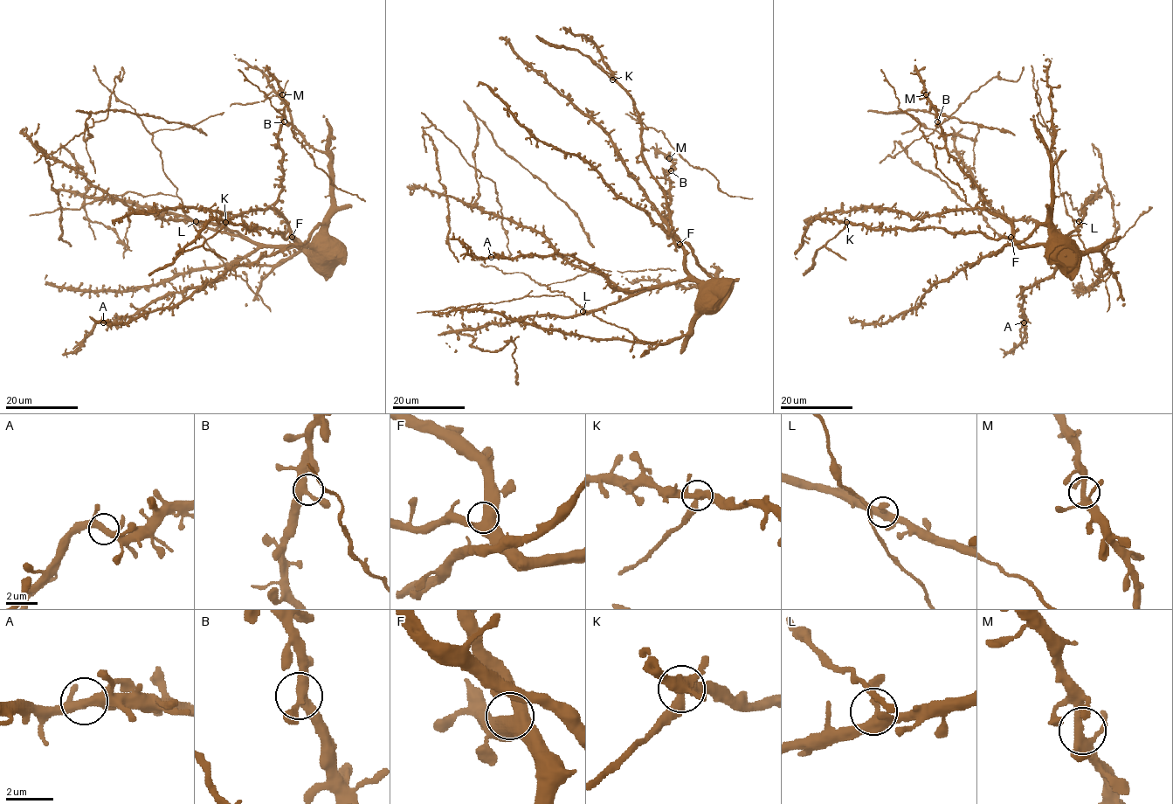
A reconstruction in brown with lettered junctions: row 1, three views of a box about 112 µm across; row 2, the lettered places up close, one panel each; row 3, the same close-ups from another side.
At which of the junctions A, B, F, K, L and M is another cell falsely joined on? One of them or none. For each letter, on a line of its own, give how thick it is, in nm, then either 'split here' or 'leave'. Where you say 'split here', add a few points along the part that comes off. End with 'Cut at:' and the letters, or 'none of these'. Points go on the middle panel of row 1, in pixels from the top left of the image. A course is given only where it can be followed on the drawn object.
A: 320 nm | leave
B: 380 nm | leave
F: 480 nm | leave
K: 360 nm | split here
L: 320 nm | leave
M: 320 nm | leave
Cut at: K

